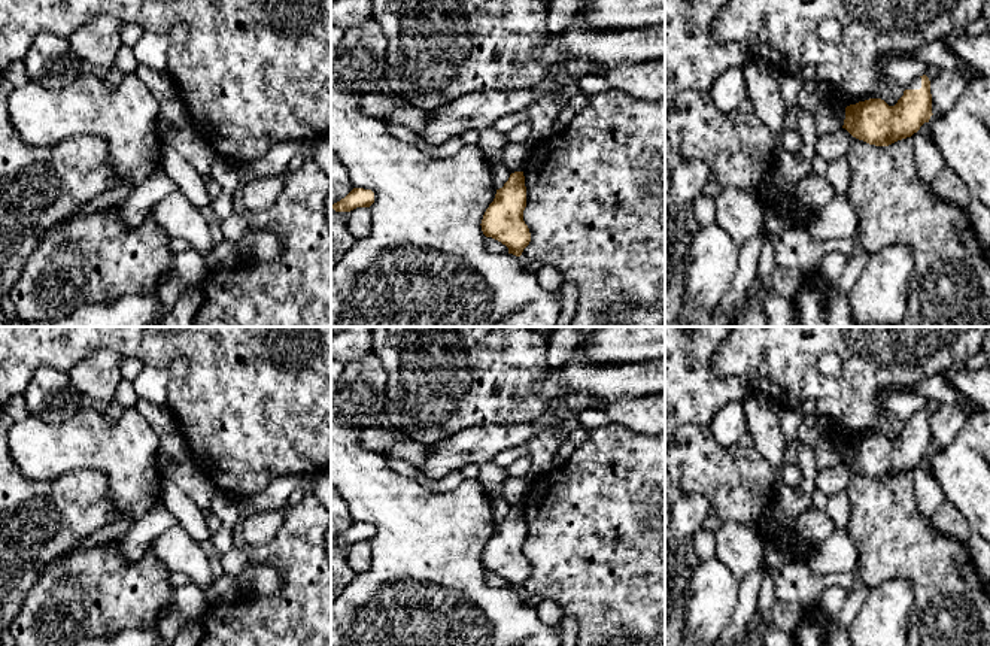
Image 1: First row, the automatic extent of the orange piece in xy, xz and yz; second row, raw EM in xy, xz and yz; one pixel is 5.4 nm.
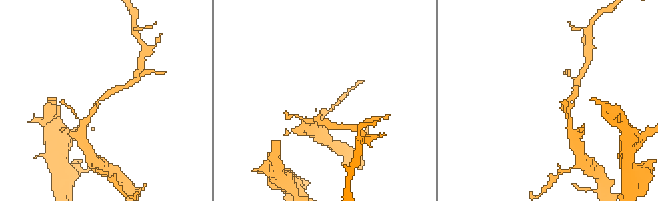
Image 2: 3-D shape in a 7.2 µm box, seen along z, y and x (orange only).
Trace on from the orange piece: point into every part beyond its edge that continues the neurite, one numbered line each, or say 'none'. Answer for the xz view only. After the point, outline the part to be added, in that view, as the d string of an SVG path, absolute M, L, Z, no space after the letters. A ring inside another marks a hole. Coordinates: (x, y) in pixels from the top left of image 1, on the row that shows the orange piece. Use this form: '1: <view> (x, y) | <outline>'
none

